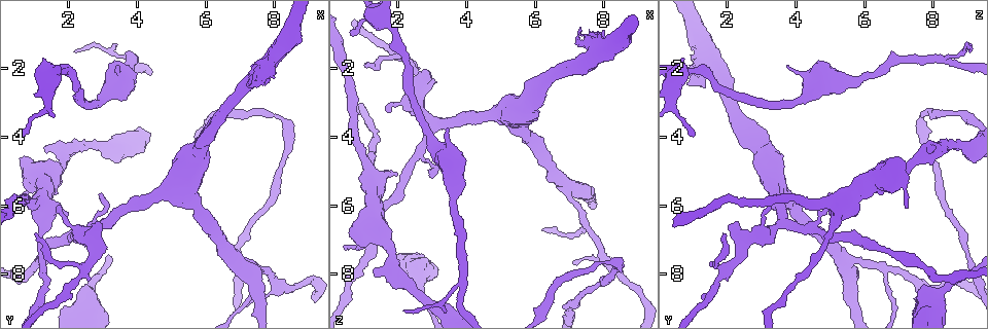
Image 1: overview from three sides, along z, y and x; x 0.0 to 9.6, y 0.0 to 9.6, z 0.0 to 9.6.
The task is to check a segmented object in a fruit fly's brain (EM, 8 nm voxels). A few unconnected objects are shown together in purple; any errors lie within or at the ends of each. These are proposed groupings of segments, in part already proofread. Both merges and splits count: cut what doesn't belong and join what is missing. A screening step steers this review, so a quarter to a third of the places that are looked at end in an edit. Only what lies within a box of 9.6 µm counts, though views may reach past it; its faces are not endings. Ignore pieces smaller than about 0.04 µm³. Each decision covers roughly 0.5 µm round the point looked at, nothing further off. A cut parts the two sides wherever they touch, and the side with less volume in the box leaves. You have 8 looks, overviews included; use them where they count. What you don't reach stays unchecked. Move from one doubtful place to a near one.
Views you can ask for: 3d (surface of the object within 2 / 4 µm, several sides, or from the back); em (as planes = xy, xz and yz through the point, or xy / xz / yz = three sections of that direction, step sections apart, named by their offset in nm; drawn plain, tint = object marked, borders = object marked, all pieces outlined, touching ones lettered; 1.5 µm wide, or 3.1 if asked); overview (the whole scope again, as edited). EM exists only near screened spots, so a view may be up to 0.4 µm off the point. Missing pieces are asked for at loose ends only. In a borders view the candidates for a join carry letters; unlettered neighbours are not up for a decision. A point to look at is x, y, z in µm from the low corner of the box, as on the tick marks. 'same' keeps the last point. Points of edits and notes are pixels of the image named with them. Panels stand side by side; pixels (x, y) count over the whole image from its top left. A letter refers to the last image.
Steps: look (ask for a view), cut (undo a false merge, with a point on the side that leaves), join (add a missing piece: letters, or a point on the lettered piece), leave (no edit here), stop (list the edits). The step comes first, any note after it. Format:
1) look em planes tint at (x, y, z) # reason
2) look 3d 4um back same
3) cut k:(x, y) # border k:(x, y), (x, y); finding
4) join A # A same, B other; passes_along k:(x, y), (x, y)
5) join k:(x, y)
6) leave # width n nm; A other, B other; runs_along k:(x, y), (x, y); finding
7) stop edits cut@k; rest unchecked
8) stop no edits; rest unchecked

look em yz step 8 borders at (1.00, 6.80, 1.95) # an open end

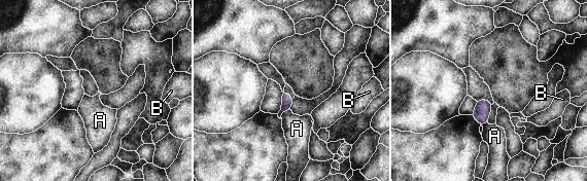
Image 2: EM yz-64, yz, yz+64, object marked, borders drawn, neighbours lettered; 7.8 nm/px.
look em planes borders same # another direction

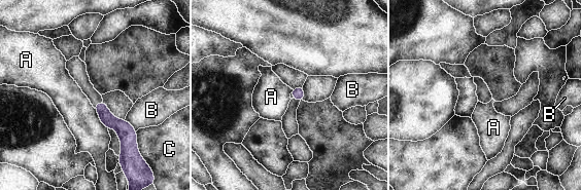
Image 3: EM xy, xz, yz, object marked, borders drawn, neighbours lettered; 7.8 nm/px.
leave # A other, B other, C other; runs_along 3:(98, 106), (125, 134), (124, 150); none of them fits

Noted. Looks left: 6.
look em xy step 4 borders at (1.95, 6.25, 5.10) # thick end

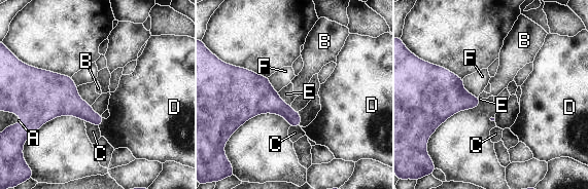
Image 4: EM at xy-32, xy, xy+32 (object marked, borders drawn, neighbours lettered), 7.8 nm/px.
leave # A other, B other, C other, D other, E other, F other; no lettered piece goes on from it

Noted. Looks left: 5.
look em xy step 4 tint at (7.00, 7.40, 9.00) # thin neck

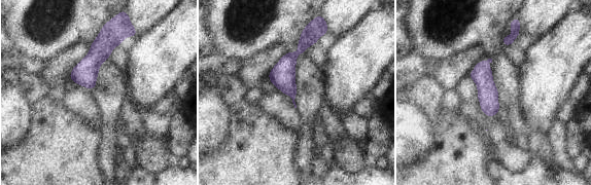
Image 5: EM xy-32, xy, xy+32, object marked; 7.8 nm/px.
look em planes borders same # another direction

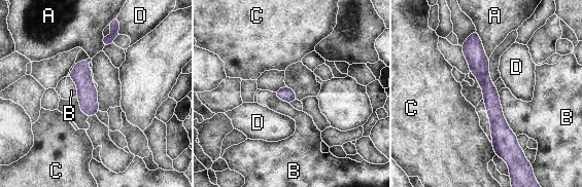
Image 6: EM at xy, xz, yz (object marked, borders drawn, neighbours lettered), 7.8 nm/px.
leave # width 110 nm; A other, B other, C other, D other; border 6:(498, 91), (502, 114), (516, 136); one neuron here

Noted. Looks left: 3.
stop no edits; rest unchecked

